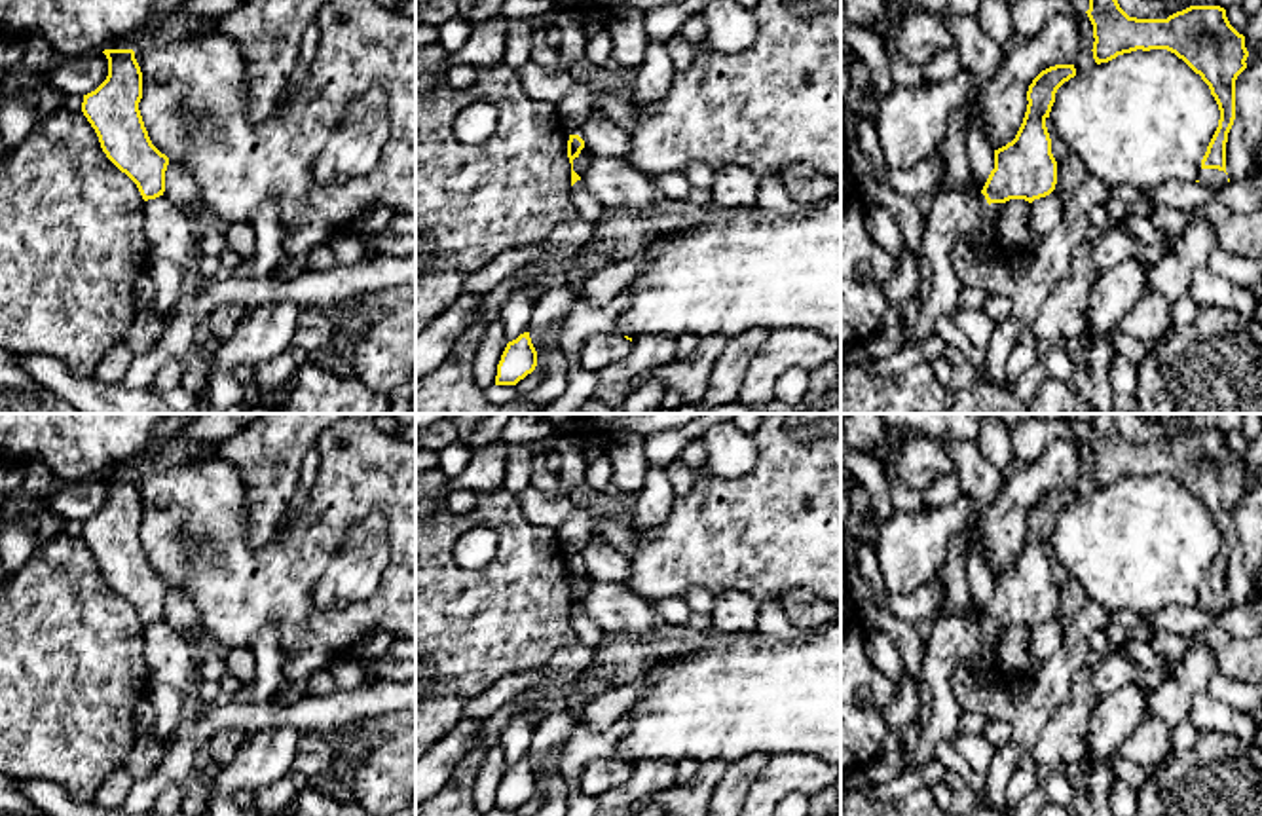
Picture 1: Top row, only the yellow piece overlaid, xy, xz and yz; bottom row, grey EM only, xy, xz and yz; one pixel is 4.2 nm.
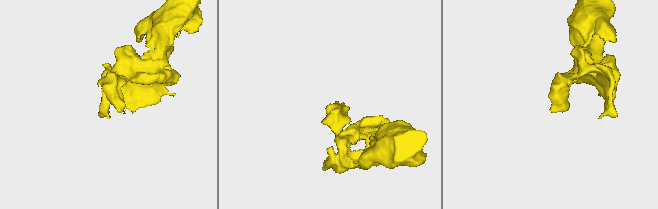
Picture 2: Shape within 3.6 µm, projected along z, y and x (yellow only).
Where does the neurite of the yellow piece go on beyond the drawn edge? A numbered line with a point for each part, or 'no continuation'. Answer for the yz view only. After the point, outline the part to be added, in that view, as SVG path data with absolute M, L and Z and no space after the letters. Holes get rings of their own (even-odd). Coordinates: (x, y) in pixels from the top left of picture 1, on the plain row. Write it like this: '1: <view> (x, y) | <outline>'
1: yz (1213, 604) | M1201 594L1197 605L1213 617L1220 617L1228 609L1228 600L1218 594Z

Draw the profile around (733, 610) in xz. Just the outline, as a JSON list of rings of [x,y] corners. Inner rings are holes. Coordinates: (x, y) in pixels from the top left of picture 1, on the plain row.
[[[725,590],[715,596],[712,628],[715,632],[752,632],[757,626],[761,602],[746,590]]]

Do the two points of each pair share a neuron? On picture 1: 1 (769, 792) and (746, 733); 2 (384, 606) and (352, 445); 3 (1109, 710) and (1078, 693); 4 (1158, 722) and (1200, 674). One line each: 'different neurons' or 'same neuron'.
1: different neurons
2: same neuron
3: different neurons
4: same neuron

